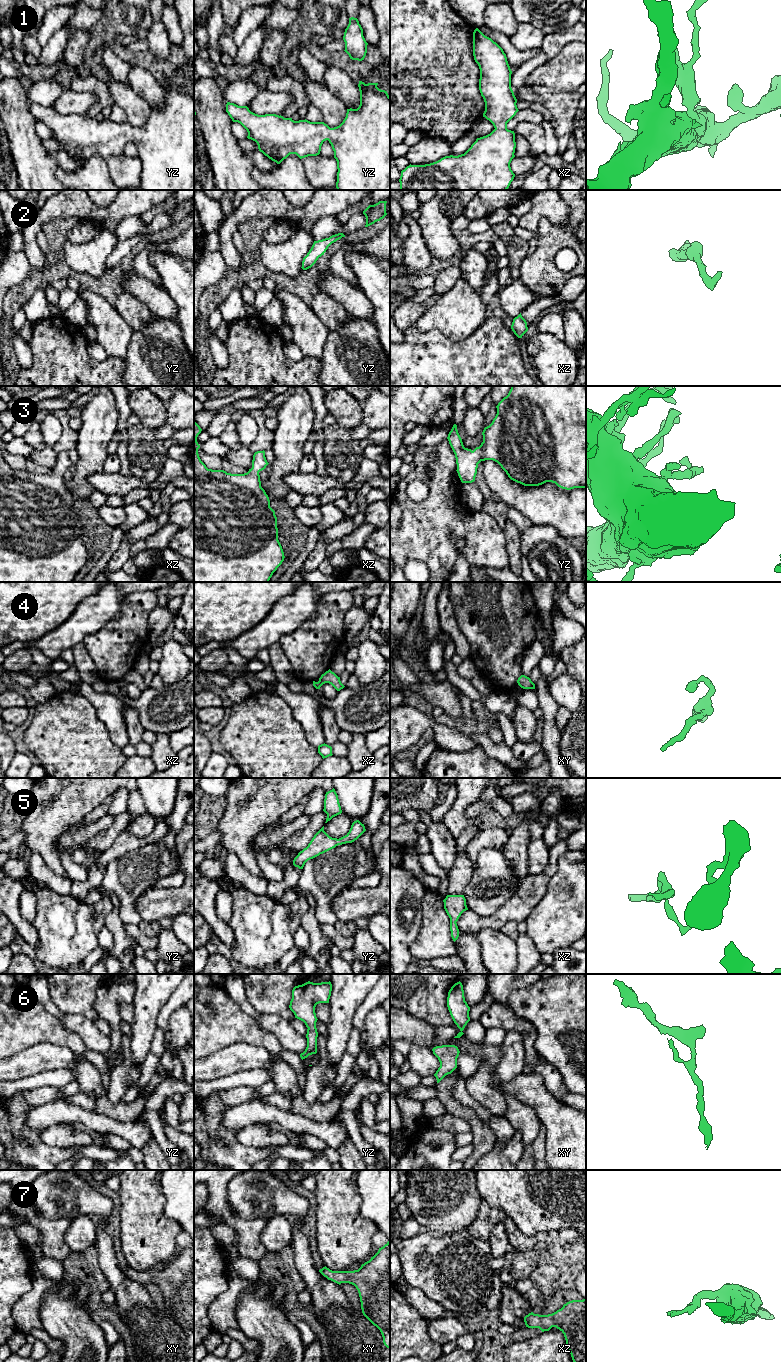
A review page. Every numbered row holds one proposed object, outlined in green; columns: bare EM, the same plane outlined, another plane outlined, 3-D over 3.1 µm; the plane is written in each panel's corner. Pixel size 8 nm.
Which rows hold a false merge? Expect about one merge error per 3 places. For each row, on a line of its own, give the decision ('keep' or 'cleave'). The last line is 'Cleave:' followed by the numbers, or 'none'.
1: keep
2: keep
3: keep
4: keep
5: keep
6: keep
7: keep
Cleave: none

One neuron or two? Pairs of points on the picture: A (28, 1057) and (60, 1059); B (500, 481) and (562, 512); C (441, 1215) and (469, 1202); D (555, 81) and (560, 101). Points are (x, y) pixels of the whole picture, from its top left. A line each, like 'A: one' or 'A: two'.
A: one
B: one
C: one
D: two

